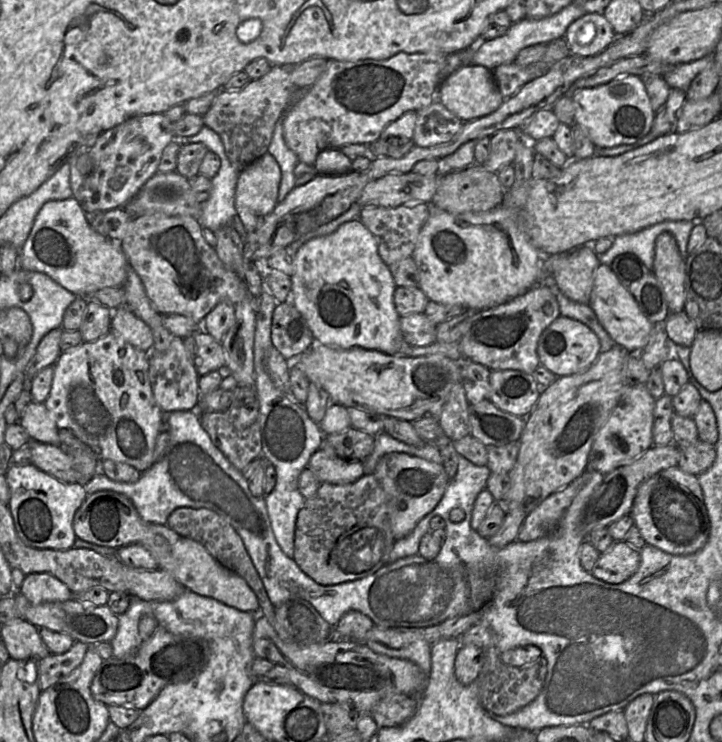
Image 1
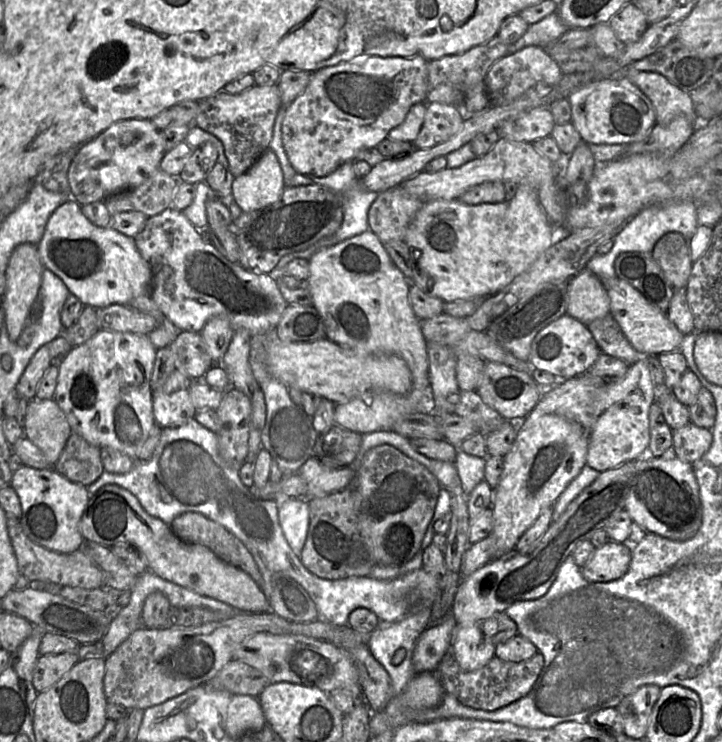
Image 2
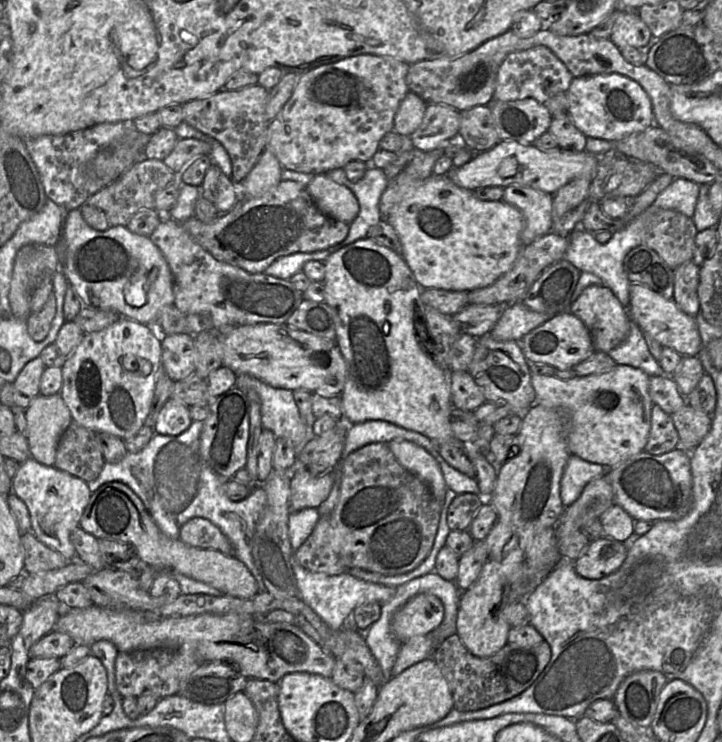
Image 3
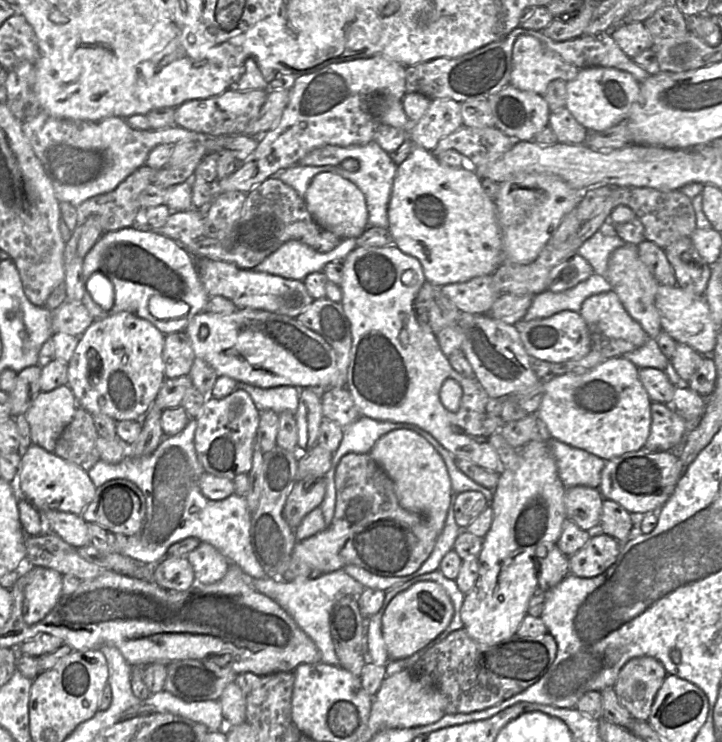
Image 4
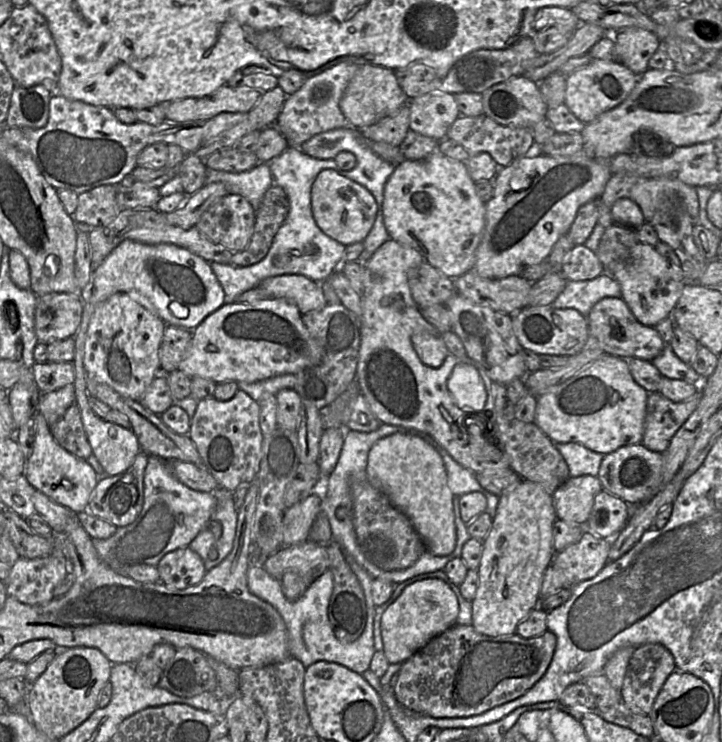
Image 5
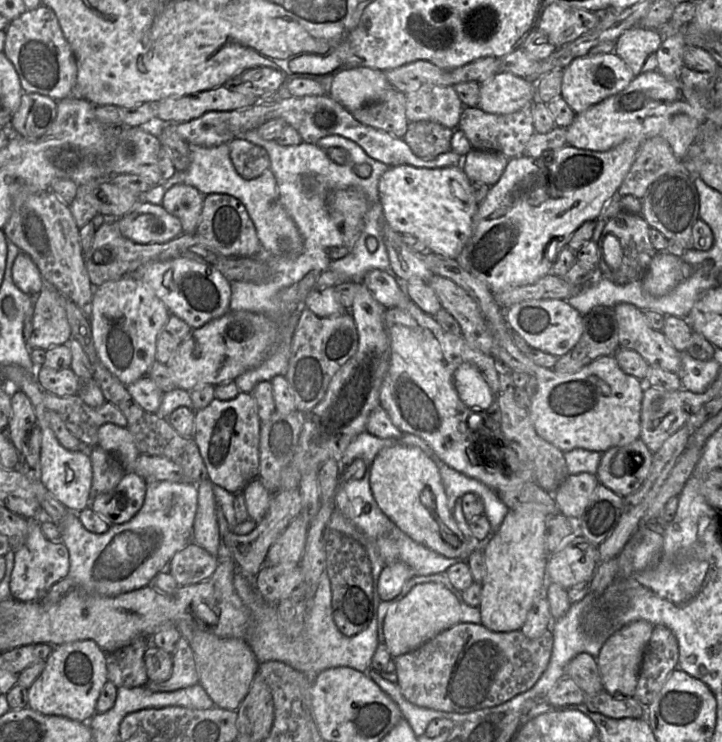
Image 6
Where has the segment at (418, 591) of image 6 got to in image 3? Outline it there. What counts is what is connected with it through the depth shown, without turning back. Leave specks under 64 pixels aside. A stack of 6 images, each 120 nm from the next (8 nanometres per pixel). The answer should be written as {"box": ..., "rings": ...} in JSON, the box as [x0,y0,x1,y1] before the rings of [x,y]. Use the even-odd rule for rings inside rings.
{"box":[391,593,444,643],"rings":[[[420,593],[408,600],[393,616],[391,629],[404,643],[410,638],[436,629],[444,618],[441,600],[430,593]]]}

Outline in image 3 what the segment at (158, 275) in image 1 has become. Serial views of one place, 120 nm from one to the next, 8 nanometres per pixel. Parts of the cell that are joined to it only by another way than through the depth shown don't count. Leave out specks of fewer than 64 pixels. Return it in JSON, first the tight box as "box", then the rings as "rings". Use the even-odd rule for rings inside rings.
{"box":[149,216,304,332],"rings":[[[169,216],[163,218],[149,238],[163,254],[173,275],[173,306],[186,315],[209,314],[217,332],[258,323],[284,324],[304,300],[303,292],[289,279],[251,274],[217,260]]]}

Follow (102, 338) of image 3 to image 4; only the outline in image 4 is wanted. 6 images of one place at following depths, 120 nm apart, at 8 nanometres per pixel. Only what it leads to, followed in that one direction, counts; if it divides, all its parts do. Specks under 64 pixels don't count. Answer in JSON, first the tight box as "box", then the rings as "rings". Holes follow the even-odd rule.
{"box":[67,311,166,421],"rings":[[[123,311],[94,320],[79,336],[68,362],[67,385],[77,406],[92,416],[103,414],[115,421],[141,420],[166,379],[164,337],[151,322],[131,312]]]}

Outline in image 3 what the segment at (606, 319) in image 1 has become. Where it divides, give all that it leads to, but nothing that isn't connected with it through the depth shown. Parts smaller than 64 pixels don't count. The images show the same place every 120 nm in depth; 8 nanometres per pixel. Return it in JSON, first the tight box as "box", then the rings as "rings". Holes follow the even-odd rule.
{"box":[628,283,702,357],"rings":[[[630,283],[628,313],[630,319],[639,326],[643,334],[649,335],[662,347],[671,348],[681,356],[692,357],[697,357],[702,349],[695,317],[681,311],[673,299],[665,299],[644,285]]]}

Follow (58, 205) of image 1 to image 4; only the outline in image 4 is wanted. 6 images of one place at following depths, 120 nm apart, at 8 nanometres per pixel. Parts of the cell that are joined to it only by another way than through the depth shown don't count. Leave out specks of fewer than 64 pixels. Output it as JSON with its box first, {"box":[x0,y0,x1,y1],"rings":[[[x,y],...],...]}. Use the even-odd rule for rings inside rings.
{"box":[83,225,210,335],"rings":[[[136,225],[104,233],[83,258],[83,305],[96,320],[119,312],[131,312],[151,322],[164,335],[184,332],[190,320],[205,311],[210,296],[205,291],[194,257],[179,243],[150,228]],[[107,279],[113,288],[110,301],[98,298],[97,286]]]}

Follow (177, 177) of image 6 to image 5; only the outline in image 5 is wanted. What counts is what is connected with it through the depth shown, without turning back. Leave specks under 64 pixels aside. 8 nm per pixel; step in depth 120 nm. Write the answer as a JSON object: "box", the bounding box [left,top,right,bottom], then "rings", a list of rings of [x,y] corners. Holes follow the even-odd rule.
{"box":[205,163,274,211],"rings":[[[258,163],[254,168],[230,173],[206,167],[205,184],[223,183],[228,194],[238,194],[246,198],[256,211],[266,191],[274,184],[271,170],[267,163]]]}

